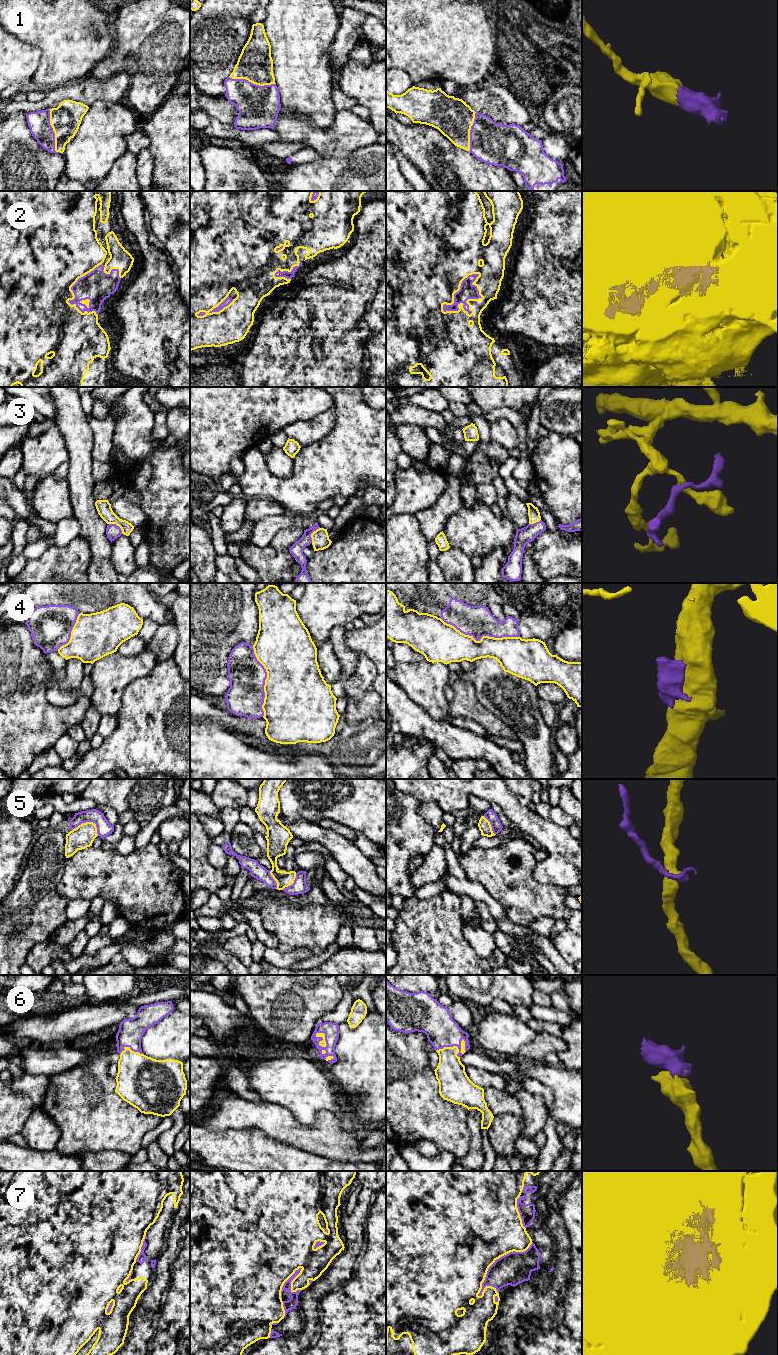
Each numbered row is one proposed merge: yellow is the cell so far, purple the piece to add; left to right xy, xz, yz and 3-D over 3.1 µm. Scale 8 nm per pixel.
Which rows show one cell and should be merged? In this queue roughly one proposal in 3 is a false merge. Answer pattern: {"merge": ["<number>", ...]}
{"merge": ["1", "2", "6", "7"]}

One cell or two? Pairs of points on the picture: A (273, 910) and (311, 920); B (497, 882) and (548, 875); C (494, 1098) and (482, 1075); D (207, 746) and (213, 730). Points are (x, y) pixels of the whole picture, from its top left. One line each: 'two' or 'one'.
A: one
B: two
C: two
D: one

